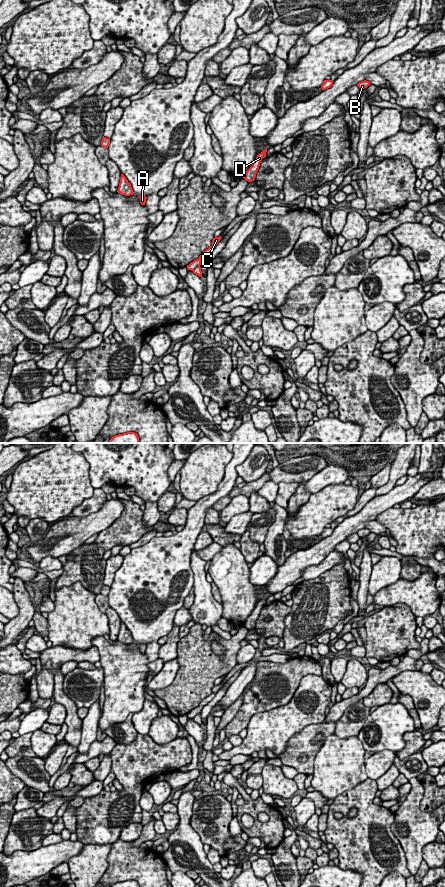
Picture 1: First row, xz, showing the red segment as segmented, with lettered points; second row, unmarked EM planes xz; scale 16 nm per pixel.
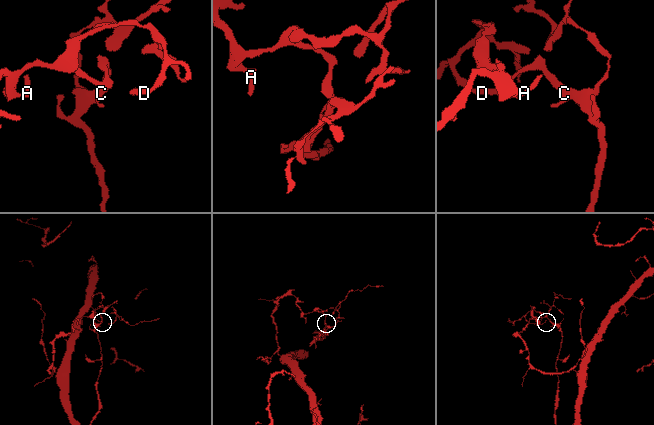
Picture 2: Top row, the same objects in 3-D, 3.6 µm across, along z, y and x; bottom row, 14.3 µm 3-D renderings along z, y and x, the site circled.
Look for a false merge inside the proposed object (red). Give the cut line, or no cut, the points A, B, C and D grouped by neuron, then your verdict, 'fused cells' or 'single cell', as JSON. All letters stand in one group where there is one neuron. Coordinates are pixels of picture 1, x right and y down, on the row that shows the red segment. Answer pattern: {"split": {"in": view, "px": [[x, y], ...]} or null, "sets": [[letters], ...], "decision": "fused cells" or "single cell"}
{"split": {"in": "xz", "px": [[199, 264], [192, 270]]}, "sets": [["A", "B", "D"], ["C"]], "decision": "fused cells"}

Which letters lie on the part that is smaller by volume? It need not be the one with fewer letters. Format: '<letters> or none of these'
C

